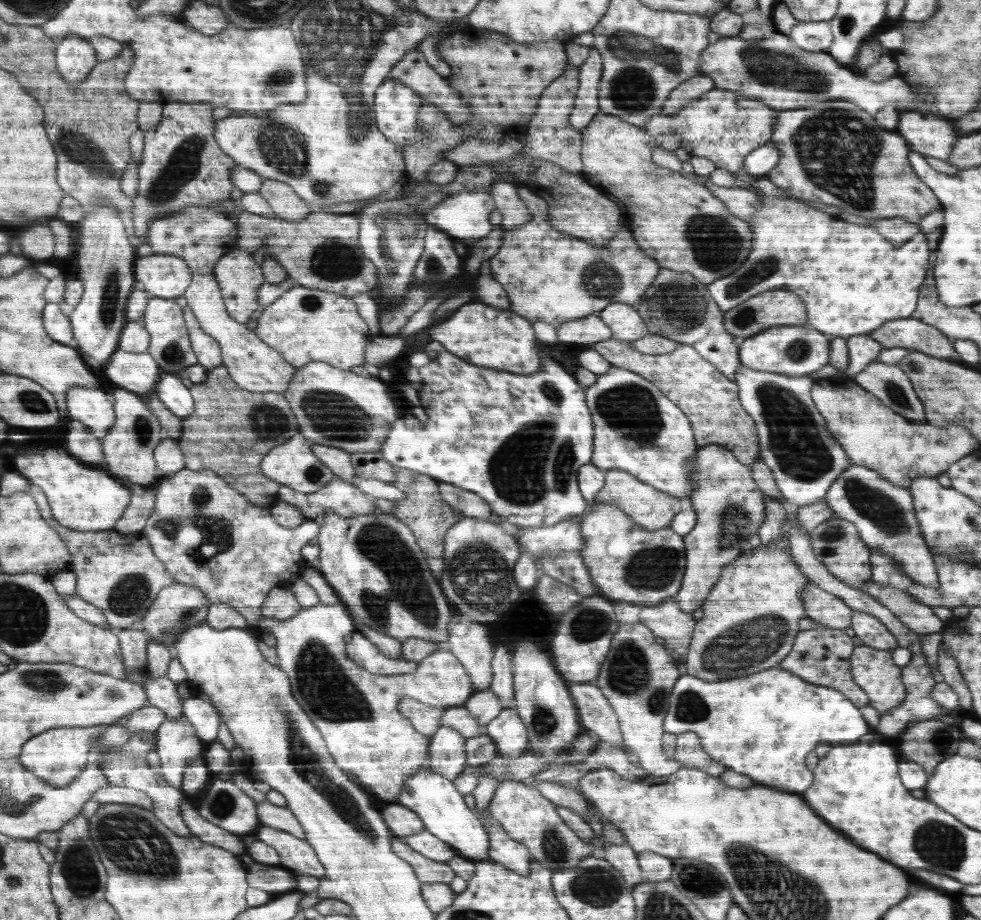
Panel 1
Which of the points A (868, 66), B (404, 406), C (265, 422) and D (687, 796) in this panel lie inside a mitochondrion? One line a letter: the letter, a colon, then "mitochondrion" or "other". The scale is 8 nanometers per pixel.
A: other
B: other
C: mitochondrion
D: other

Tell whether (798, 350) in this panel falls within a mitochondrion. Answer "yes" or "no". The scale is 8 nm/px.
yes

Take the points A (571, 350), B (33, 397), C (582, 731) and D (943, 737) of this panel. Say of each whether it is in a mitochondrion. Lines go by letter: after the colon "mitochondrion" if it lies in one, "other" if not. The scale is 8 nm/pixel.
A: other
B: mitochondrion
C: other
D: mitochondrion

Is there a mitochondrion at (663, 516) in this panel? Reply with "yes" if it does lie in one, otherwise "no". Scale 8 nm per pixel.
no

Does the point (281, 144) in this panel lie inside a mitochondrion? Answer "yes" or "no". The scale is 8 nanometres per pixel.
yes

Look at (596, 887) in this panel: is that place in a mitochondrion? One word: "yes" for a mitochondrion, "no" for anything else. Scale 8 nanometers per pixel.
yes

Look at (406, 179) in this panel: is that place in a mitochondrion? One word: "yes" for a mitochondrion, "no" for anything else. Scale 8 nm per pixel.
no

